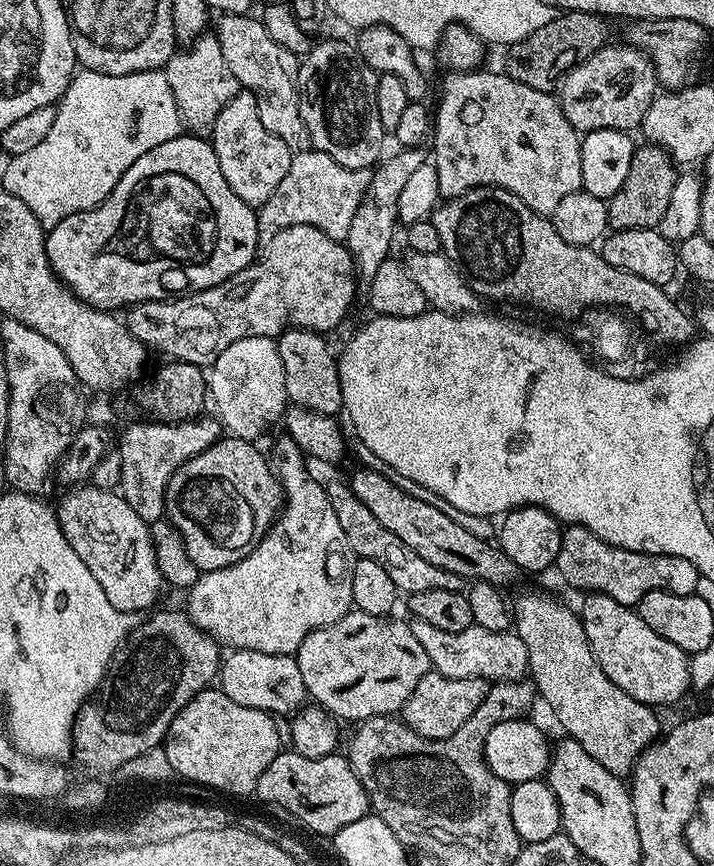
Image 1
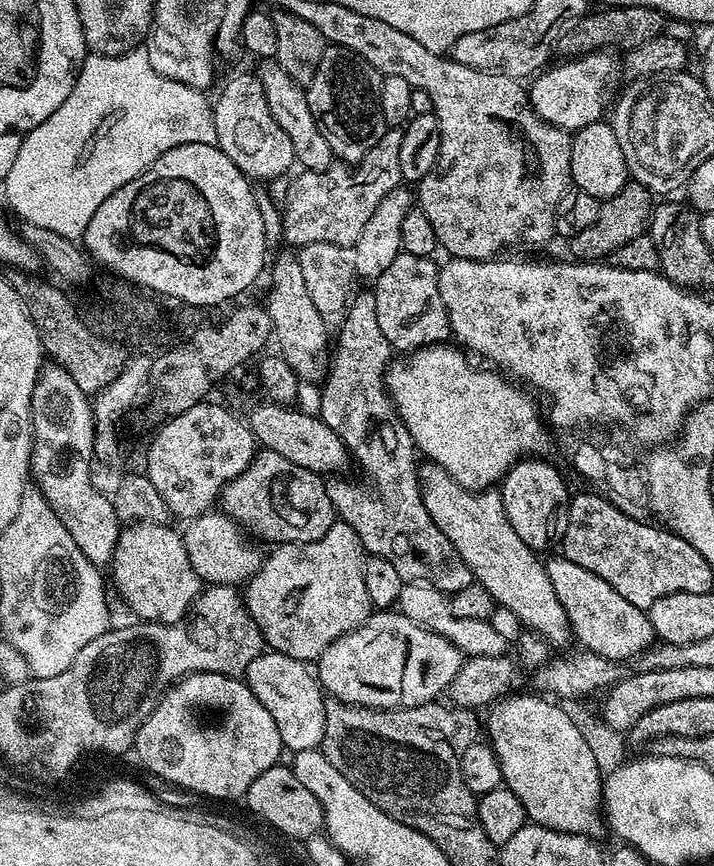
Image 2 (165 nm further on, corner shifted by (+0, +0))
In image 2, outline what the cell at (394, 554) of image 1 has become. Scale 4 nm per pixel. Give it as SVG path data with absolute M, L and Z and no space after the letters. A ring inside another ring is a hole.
M357 291L343 311L340 322L340 333L334 336L328 375L319 385L318 415L334 434L342 438L351 459L360 463L366 475L388 477L381 482L377 492L371 492L352 480L340 480L344 478L332 474L324 482L326 494L337 517L358 534L365 553L386 558L386 562L391 562L394 570L402 574L405 582L428 584L445 594L464 590L474 582L470 566L434 524L423 505L420 481L413 478L417 475L418 449L388 395L386 377L394 349L378 323L375 291Z

